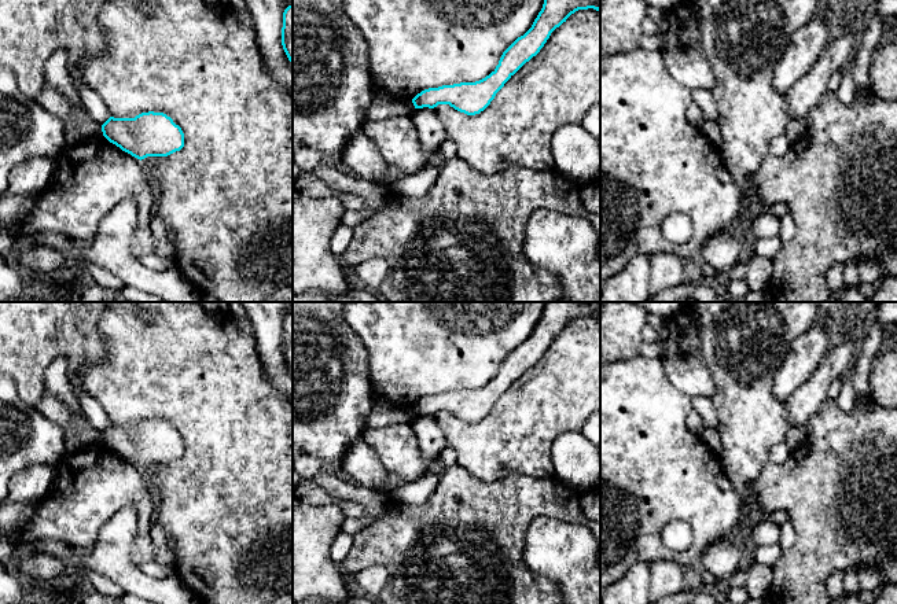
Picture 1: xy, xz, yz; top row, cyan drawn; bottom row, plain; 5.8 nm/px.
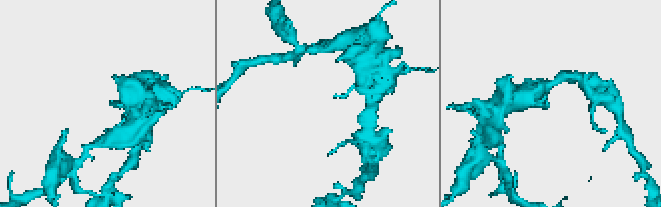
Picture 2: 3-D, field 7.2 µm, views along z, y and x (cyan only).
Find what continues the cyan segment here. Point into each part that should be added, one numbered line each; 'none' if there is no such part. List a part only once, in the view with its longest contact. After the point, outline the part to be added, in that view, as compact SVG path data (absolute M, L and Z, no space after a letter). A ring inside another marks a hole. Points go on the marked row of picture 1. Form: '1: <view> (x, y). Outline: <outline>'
none

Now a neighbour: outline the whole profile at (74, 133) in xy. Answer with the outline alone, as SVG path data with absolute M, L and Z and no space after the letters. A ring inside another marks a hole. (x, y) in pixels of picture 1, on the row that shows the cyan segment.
M88 119L82 124L65 124L65 147L85 141L88 139L104 137L102 125Z

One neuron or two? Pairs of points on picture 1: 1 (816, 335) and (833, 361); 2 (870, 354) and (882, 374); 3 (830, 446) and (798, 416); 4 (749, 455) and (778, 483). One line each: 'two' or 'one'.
1: two
2: two
3: two
4: two

